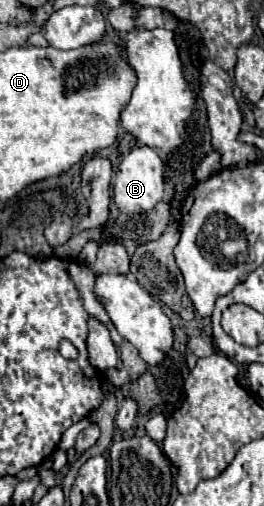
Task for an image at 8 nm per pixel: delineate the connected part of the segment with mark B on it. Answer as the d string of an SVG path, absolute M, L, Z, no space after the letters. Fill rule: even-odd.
M139 146L133 148L123 162L119 164L113 180L113 202L119 212L147 212L155 208L155 204L163 198L165 192L165 182L163 182L163 162L161 158L149 148L149 146Z

